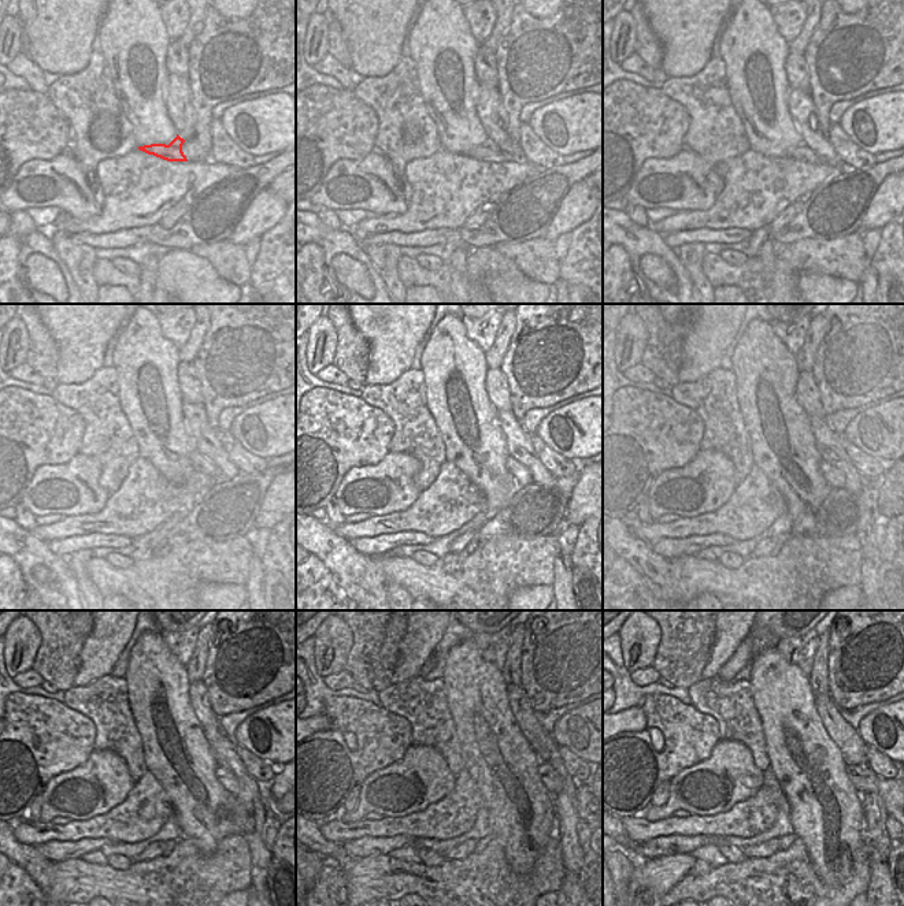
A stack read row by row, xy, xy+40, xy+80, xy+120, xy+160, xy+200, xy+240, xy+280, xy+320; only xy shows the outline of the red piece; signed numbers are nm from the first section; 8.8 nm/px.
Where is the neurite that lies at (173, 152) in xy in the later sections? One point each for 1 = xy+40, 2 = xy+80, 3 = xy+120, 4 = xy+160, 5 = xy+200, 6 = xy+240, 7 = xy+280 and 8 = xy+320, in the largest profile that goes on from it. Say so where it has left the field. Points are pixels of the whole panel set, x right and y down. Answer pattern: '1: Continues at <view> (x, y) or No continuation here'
1: Continues at xy+40 (488, 151)
2: Continues at xy+80 (801, 152)
3: Continues at xy+120 (202, 464)
4: Continues at xy+160 (521, 474)
5: Continues at xy+200 (833, 476)
6: Continues at xy+240 (226, 778)
7: Continues at xy+280 (551, 778)
8: Continues at xy+320 (864, 780).

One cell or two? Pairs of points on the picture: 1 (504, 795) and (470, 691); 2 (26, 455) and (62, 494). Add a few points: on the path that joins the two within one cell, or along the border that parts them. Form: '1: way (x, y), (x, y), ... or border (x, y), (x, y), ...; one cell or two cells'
1: way (504, 769), (492, 749), (481, 717); one cell
2: border (70, 460), (55, 466), (41, 464), (22, 496); two cells

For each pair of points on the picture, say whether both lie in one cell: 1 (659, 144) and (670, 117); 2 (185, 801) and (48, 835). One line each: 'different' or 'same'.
1: same
2: different

